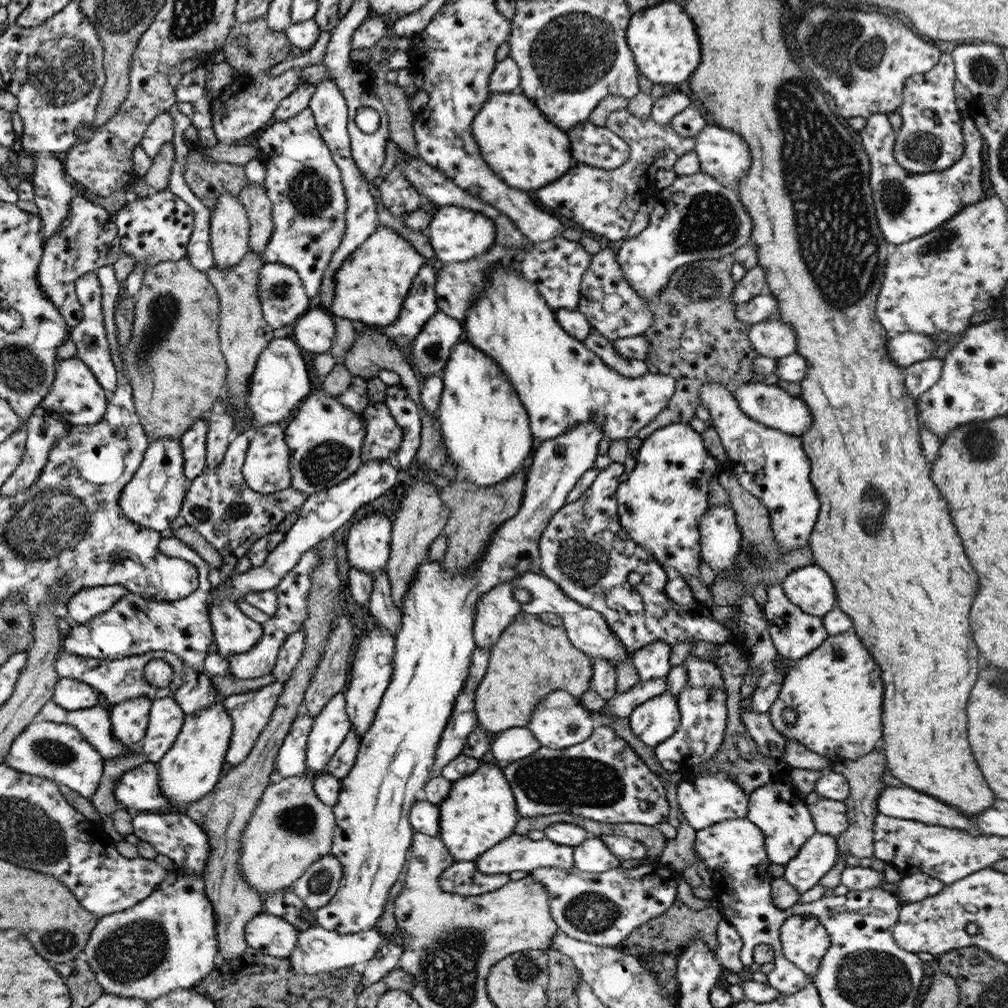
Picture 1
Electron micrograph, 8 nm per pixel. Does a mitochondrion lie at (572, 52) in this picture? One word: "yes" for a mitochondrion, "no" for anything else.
yes

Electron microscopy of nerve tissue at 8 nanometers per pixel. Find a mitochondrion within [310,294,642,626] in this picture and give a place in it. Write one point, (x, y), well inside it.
(583, 563)

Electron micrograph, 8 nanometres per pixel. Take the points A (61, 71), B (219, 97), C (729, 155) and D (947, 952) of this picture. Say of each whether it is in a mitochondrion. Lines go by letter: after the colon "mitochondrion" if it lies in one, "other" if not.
A: mitochondrion
B: other
C: other
D: other

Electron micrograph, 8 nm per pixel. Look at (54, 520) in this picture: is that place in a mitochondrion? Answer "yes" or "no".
yes

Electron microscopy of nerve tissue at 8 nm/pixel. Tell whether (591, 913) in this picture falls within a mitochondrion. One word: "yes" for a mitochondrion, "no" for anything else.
yes

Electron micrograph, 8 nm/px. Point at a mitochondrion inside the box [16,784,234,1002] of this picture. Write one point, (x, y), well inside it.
(129, 953)

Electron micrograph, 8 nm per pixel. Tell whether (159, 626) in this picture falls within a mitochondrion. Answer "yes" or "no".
yes

